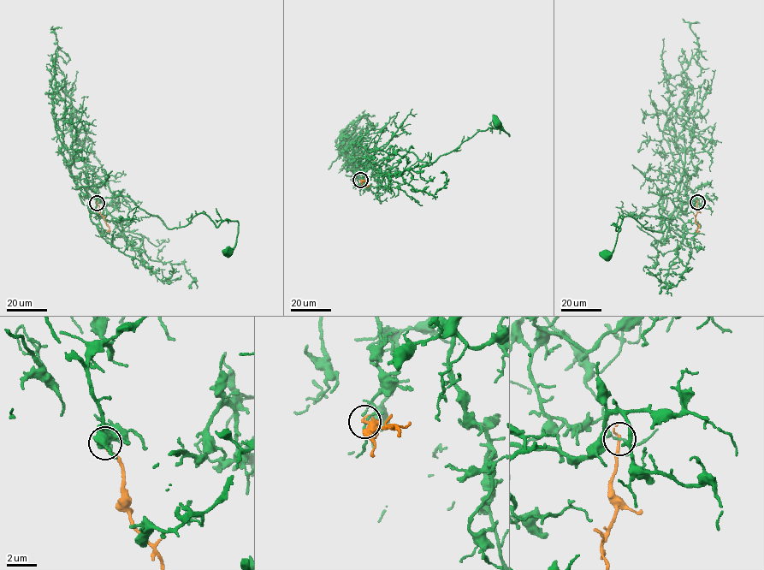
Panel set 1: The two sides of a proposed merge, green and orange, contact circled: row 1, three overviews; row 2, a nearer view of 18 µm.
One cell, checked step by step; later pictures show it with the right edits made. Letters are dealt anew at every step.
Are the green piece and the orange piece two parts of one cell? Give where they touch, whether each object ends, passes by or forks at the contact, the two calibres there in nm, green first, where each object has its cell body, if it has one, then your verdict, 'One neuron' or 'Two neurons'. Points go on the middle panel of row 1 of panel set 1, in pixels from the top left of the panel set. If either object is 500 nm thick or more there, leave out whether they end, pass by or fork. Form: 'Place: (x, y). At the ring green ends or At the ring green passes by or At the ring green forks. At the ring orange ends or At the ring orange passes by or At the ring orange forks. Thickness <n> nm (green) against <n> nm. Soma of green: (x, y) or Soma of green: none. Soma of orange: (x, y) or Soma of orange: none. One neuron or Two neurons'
Place: (360, 180). At the ring green forks. At the ring orange passes by. Thickness 120 nm (green) against 150 nm. Soma of green: (497, 122). Soma of orange: none. Two neurons

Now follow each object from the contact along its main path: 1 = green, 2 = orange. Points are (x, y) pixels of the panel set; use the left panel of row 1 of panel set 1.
1: (97, 203), (93, 192), (105, 182), (168, 228), (200, 213), (216, 227), (236, 221), (227, 253)
2: (97, 203), (109, 229), (107, 232)

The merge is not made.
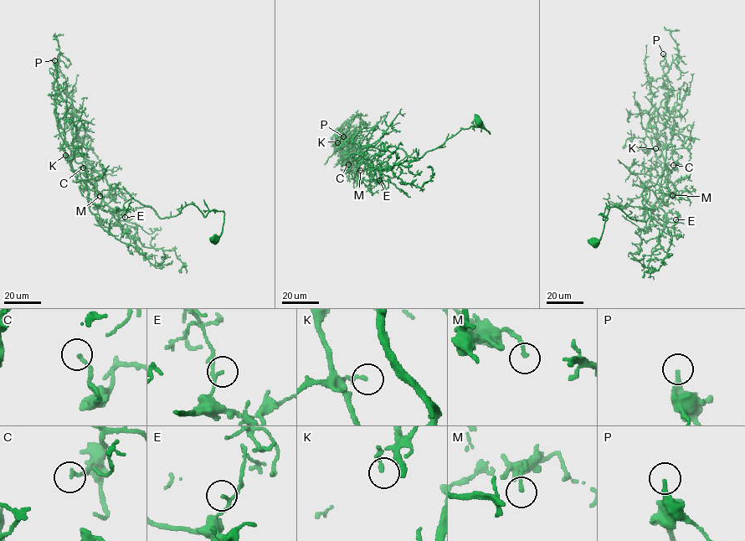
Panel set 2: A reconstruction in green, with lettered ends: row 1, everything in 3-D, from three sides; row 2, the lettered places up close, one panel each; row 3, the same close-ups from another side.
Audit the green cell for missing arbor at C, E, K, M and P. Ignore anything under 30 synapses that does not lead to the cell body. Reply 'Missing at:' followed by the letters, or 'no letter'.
Missing at: P

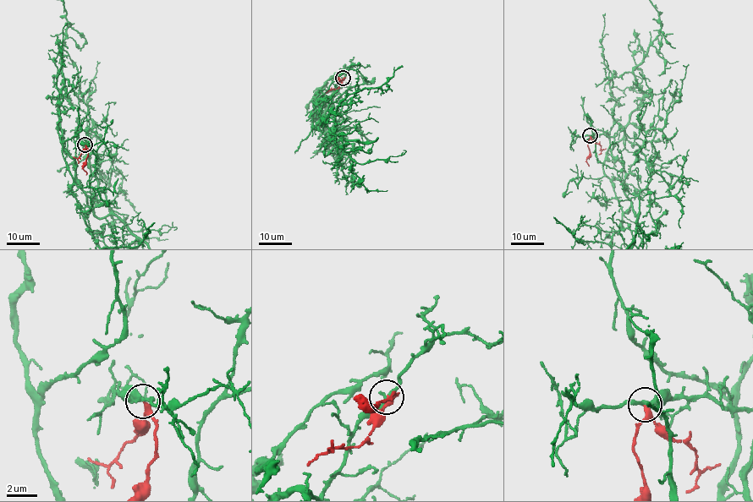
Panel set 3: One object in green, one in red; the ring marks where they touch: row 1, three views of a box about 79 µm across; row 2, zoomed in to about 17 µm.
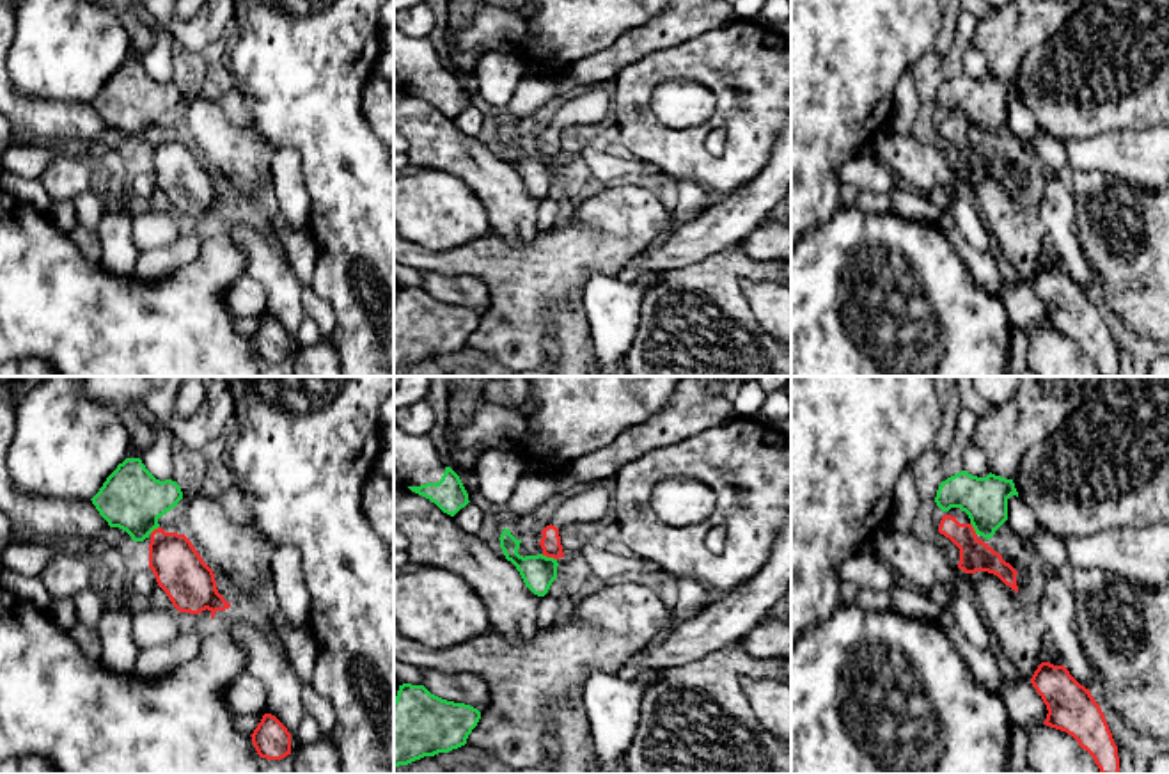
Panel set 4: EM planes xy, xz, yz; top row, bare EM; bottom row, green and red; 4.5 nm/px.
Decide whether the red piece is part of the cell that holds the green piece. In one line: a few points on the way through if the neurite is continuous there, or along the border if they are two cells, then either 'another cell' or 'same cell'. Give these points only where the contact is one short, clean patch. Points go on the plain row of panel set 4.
along xz (541, 157), (556, 162) | another cell

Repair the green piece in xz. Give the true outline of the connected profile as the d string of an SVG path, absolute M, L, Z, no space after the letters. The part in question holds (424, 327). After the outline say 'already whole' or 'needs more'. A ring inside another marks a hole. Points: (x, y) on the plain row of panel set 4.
M403 286L394 302L394 369L449 355L467 346L481 314Z; already whole

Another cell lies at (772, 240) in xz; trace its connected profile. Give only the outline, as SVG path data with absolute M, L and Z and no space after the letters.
M765 222L752 231L740 245L752 259L791 261L791 224Z

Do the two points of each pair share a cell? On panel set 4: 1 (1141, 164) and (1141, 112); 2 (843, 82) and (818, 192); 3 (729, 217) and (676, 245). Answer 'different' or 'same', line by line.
1: different
2: same
3: same

